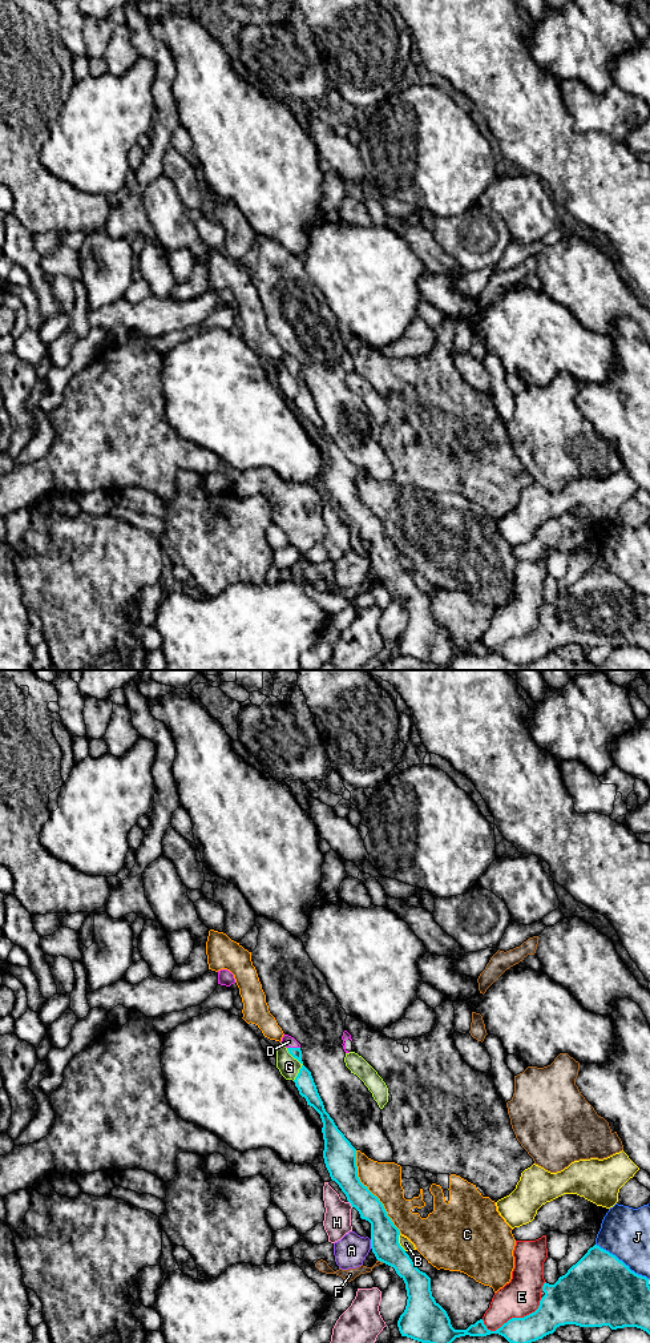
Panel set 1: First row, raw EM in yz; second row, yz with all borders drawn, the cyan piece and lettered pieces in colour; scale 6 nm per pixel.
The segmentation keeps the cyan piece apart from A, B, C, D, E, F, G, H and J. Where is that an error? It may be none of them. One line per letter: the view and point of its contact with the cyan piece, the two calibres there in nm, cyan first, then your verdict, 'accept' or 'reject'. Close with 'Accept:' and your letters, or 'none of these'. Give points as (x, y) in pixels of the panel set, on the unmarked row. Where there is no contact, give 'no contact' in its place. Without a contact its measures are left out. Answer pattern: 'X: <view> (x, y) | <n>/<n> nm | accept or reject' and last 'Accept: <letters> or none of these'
A: yz (371, 563) | 180/190 nm | reject
B: yz (398, 561) | 180/70 nm | reject
C: yz (370, 511) | 190/220 nm | reject
D: yz (294, 367) | 60/70 nm | accept
E: yz (515, 637) | 200/220 nm | reject
F: yz (380, 580) | 180/70 nm | reject
G: yz (301, 382) | 60/130 nm | reject
H: yz (350, 521) | 190/160 nm | reject
J: yz (621, 580) | 440/300 nm | reject
Accept: D

